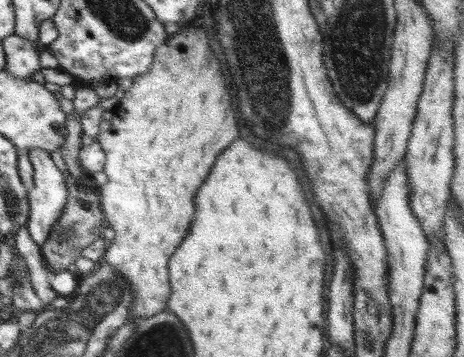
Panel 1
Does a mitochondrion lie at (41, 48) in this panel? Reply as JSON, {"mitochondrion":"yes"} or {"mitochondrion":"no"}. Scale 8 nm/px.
{"mitochondrion":"no"}

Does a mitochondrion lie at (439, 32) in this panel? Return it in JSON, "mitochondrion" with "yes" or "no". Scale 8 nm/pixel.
{"mitochondrion":"no"}

